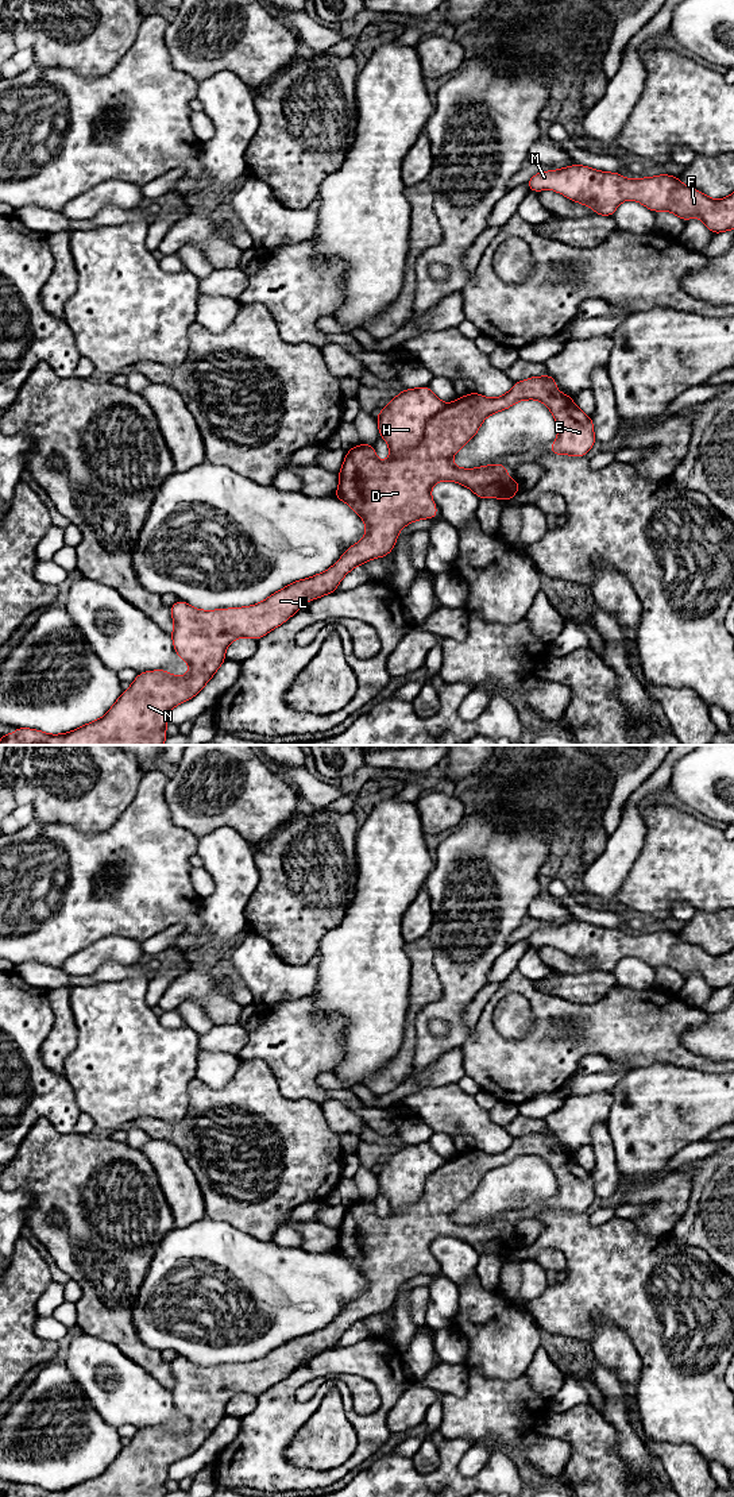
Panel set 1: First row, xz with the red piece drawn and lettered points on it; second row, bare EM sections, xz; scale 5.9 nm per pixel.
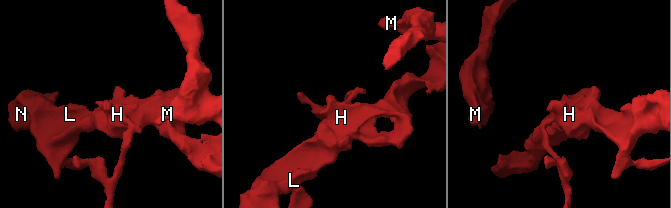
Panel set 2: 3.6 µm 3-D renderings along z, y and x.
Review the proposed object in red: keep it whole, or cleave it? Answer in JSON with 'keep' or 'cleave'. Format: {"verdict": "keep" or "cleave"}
{"verdict": "cleave"}

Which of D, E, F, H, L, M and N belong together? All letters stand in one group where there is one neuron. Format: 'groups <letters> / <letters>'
groups D E F L M N / H

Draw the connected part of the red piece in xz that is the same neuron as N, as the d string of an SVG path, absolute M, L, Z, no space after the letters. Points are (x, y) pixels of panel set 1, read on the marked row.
M548 374L515 382L509 393L498 398L488 398L476 391L459 397L426 423L425 433L414 448L405 452L390 451L389 459L383 463L378 460L371 444L359 444L348 450L339 471L340 483L333 497L348 503L362 517L367 532L329 570L293 582L260 603L246 607L198 610L179 599L170 606L174 620L174 630L170 637L175 653L189 664L186 676L174 676L165 670L138 674L131 687L123 691L108 713L94 722L54 736L35 729L19 728L12 734L0 736L0 745L163 745L167 737L165 728L169 724L169 711L202 690L227 659L225 649L232 641L240 637L259 640L266 636L302 609L306 601L336 591L340 580L354 567L389 555L395 545L399 530L407 524L421 518L436 518L437 508L430 490L439 481L464 485L480 499L501 498L509 503L521 485L509 478L502 463L478 468L457 468L452 463L452 458L478 433L484 418L524 400L538 400L552 412L559 431L557 439L550 444L553 455L586 456L595 444L591 416L583 413L568 394L559 393L556 381Z

